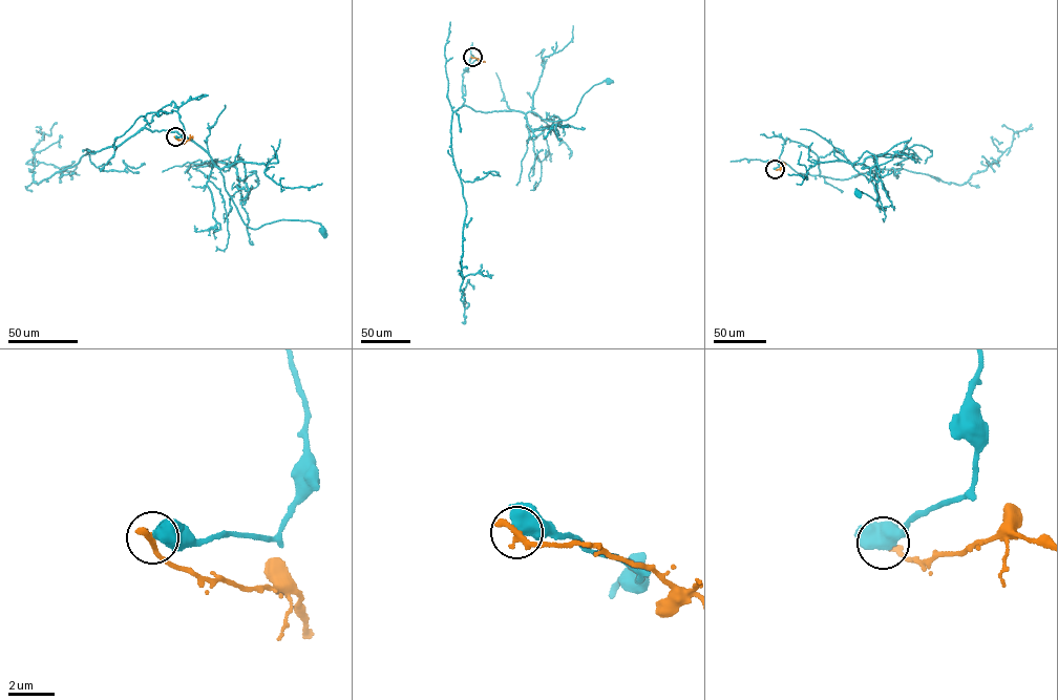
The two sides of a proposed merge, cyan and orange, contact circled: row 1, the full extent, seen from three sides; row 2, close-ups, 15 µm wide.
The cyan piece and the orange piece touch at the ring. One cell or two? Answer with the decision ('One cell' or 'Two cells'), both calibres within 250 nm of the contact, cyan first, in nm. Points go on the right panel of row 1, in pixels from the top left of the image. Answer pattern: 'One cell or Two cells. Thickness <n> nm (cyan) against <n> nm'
Two cells. Thickness 650 nm (cyan) against 340 nm

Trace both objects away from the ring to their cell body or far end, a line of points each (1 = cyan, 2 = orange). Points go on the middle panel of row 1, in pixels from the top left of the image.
1: (472, 57), (462, 97), (475, 111), (564, 120), (591, 87), (608, 81)
2: (472, 57), (485, 62)

